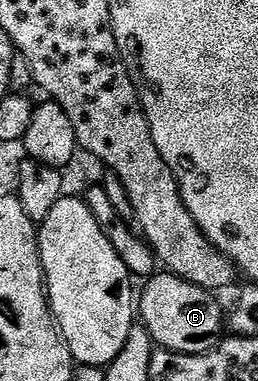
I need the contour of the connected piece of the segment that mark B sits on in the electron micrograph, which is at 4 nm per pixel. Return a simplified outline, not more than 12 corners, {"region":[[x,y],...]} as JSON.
{"region":[[165,270],[144,281],[139,320],[158,349],[217,347],[227,316],[208,288]]}

